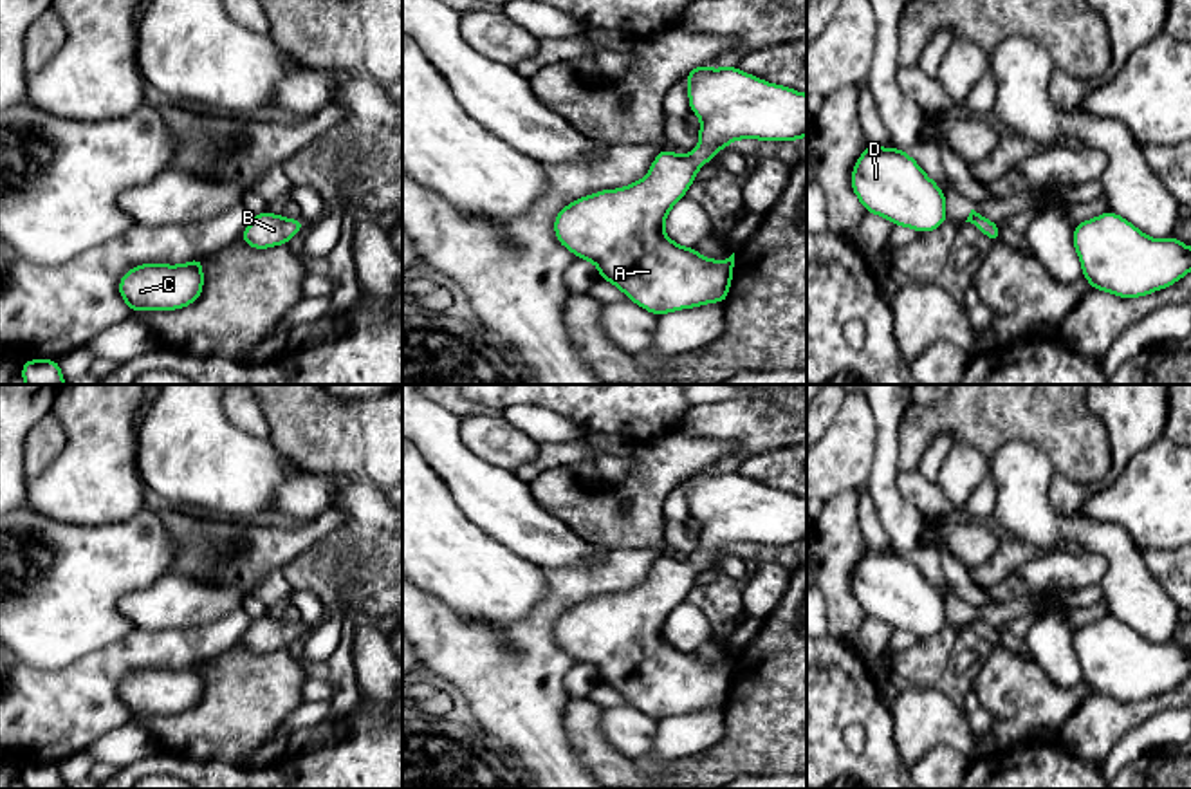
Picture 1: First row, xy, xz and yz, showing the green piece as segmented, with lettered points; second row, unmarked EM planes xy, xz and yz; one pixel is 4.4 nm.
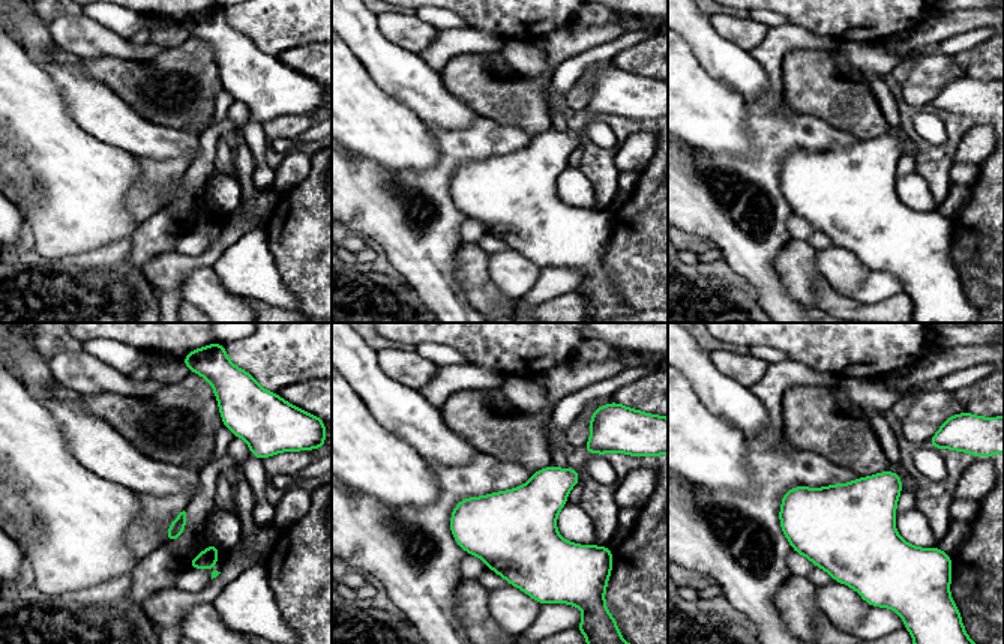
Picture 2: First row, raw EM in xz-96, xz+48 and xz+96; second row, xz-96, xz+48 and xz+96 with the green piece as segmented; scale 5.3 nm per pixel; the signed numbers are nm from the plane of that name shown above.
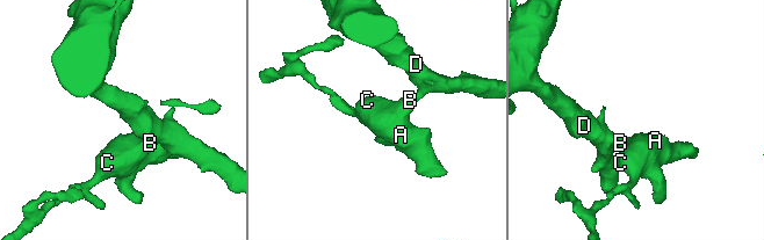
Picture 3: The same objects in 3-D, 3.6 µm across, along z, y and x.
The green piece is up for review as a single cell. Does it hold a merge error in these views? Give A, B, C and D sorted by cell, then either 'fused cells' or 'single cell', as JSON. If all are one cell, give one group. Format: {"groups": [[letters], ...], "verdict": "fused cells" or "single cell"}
{"groups": [["A", "B", "C", "D"]], "verdict": "single cell"}

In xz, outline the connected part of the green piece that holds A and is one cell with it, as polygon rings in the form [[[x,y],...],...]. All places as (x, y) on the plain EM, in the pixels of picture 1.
[[[738,471],[686,477],[689,515],[702,525],[700,549],[684,560],[660,554],[646,581],[567,608],[554,623],[558,646],[597,670],[626,702],[660,720],[725,708],[734,657],[709,664],[664,639],[669,614],[686,601],[698,572],[736,543],[803,545],[807,498],[767,487]]]

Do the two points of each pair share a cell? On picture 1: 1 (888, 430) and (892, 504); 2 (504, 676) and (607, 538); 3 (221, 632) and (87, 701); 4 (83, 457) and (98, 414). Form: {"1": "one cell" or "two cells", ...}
{"1": "one cell", "2": "two cells", "3": "one cell", "4": "one cell"}

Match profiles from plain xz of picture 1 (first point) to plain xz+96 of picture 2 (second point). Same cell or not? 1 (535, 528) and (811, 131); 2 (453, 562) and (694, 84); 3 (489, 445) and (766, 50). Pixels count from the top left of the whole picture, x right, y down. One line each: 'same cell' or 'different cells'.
1: different cells
2: same cell
3: different cells

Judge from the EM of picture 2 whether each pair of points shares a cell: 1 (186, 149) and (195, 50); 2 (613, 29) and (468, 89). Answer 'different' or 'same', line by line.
1: different
2: same

